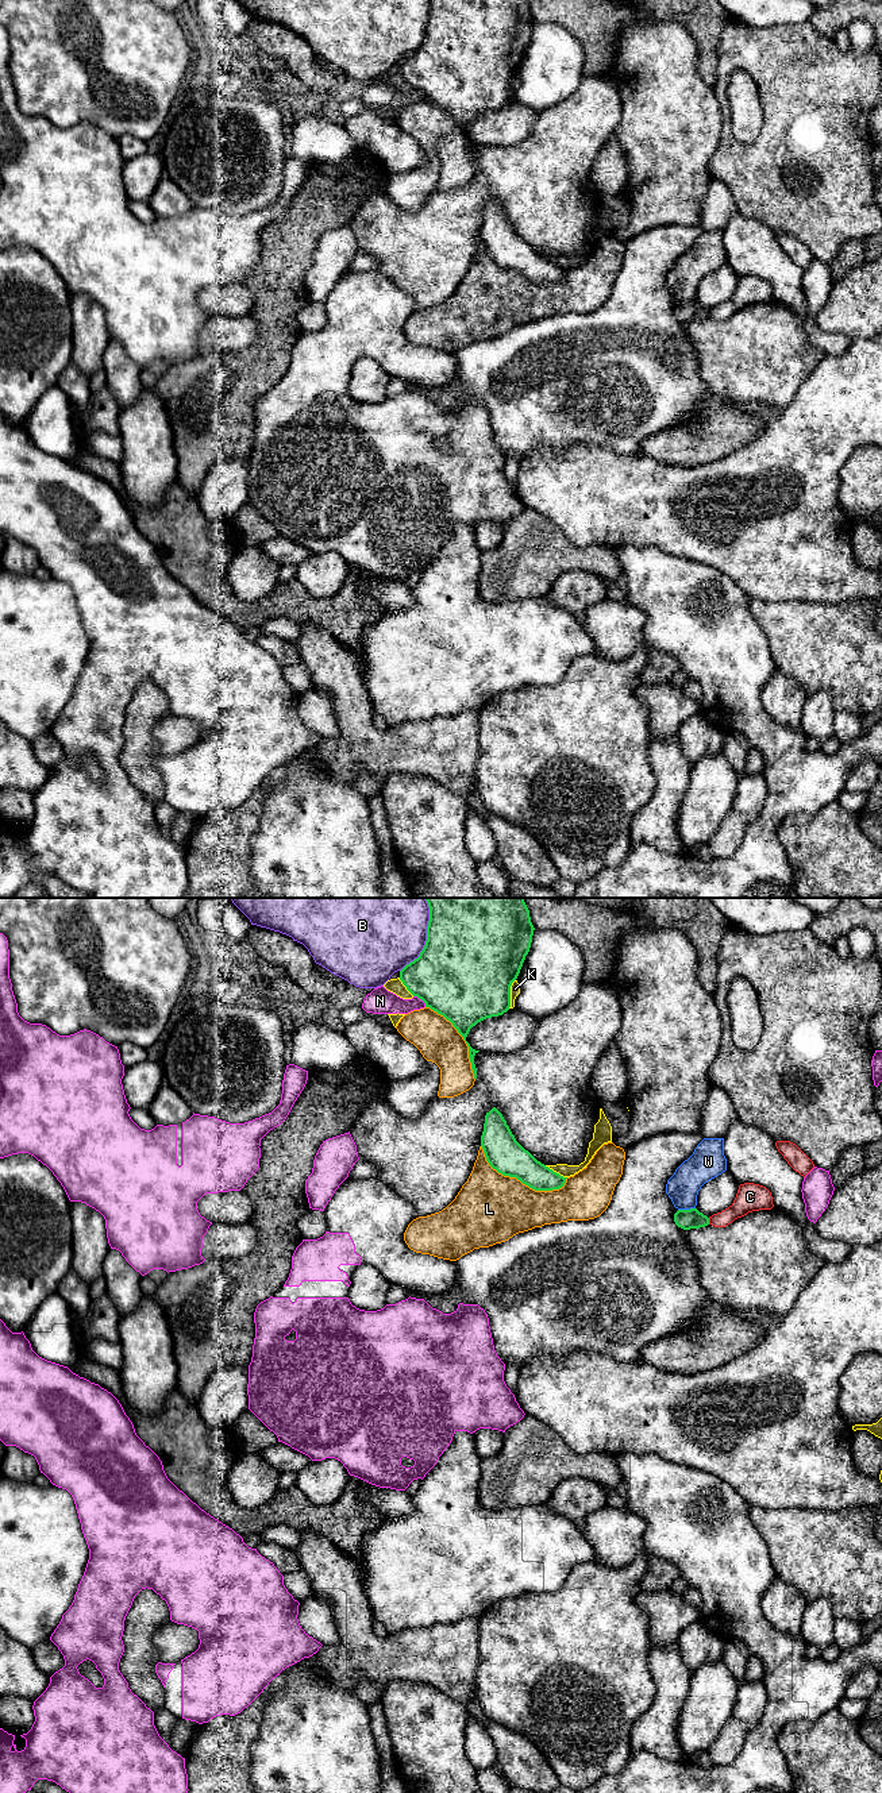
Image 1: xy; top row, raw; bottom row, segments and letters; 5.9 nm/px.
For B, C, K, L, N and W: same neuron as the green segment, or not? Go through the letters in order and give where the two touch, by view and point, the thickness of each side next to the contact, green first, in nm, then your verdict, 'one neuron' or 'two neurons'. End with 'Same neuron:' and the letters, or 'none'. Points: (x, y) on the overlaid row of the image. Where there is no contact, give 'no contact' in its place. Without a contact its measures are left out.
B: xy (427, 936) | 500/480 nm | two neurons
C: xy (708, 1221) | 120/130 nm | two neurons
K: xy (509, 994) | 480/60 nm | two neurons
L: xy (519, 1179) | 220/420 nm | two neurons
N: xy (420, 998) | 500/160 nm | two neurons
W: xy (686, 1210) | 120/190 nm | two neurons
Same neuron: none

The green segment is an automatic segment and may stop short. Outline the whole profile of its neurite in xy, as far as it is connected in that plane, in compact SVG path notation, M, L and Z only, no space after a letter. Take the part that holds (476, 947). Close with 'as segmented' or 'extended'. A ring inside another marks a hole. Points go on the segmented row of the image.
M425 898L425 901L430 907L427 941L419 957L407 964L400 971L400 980L413 996L417 996L425 1003L425 1007L430 1007L431 1010L436 1011L438 1014L443 1015L447 1021L450 1021L466 1041L470 1029L478 1022L486 1018L502 1015L509 1010L511 986L517 979L525 956L529 952L535 928L531 922L529 910L524 902L524 898Z | as segmented

